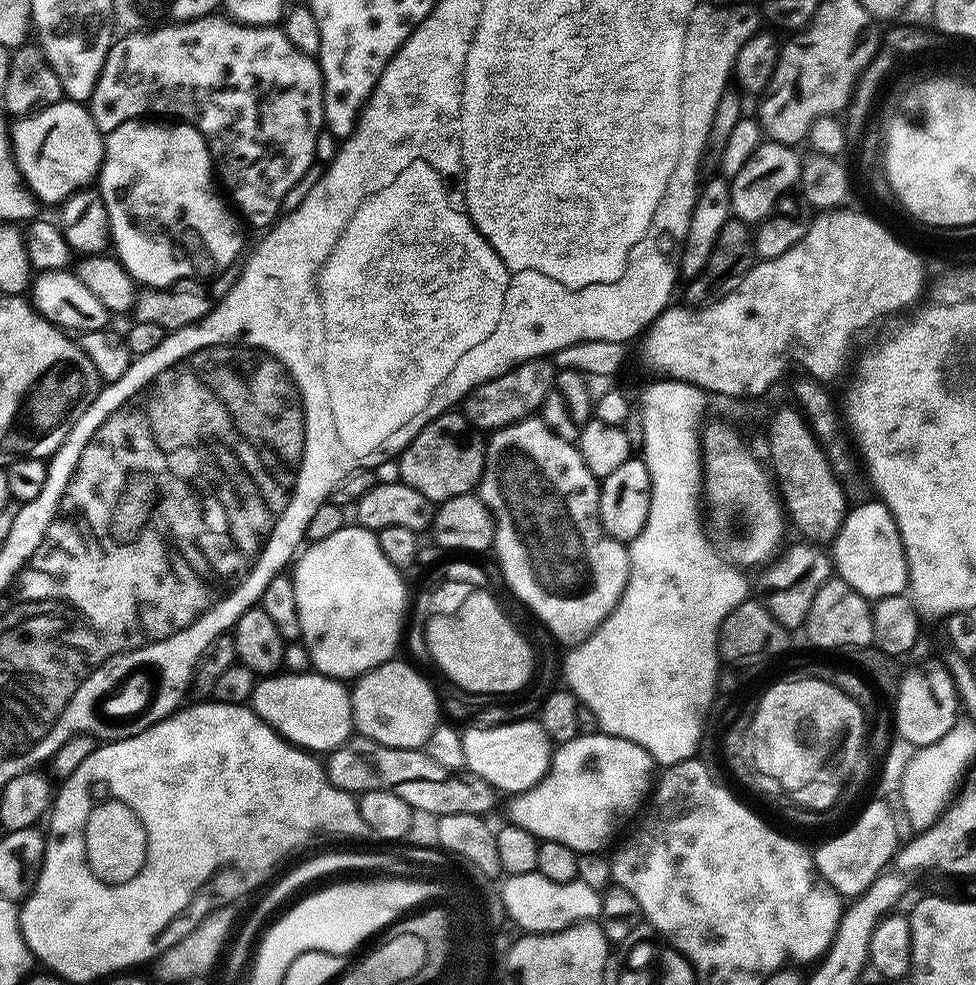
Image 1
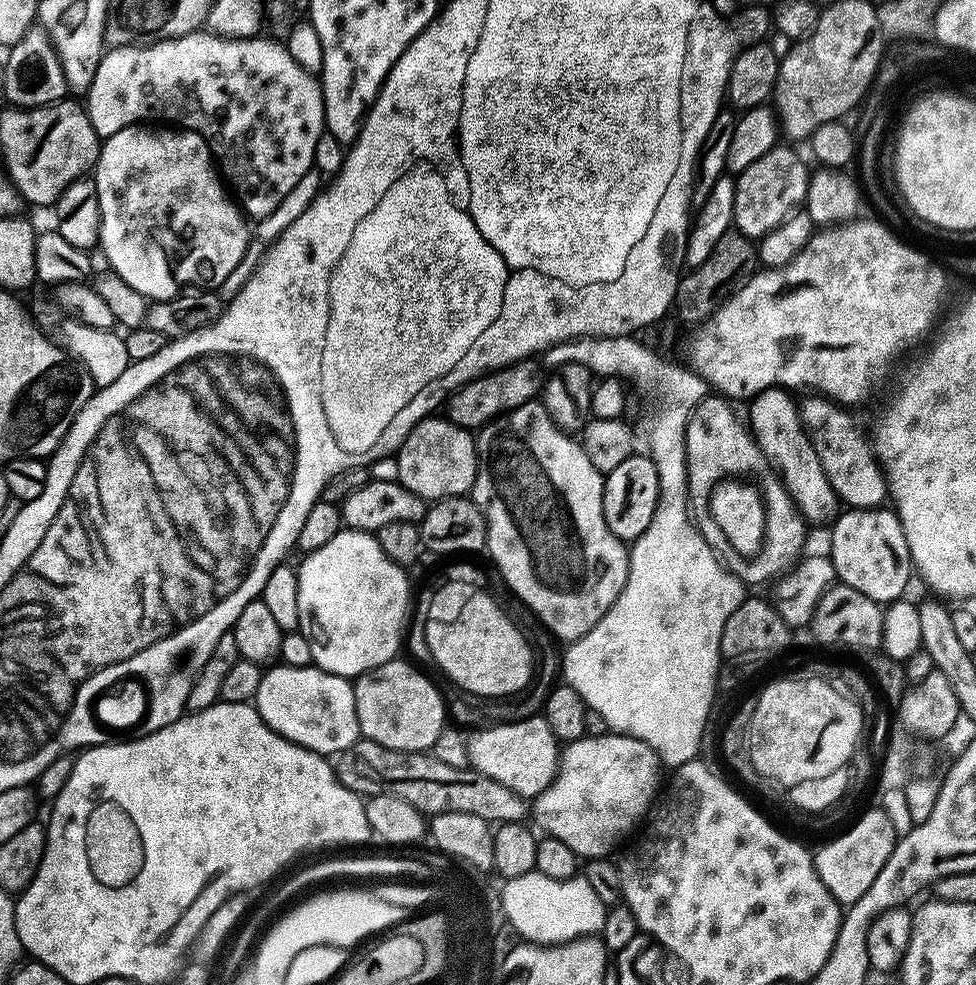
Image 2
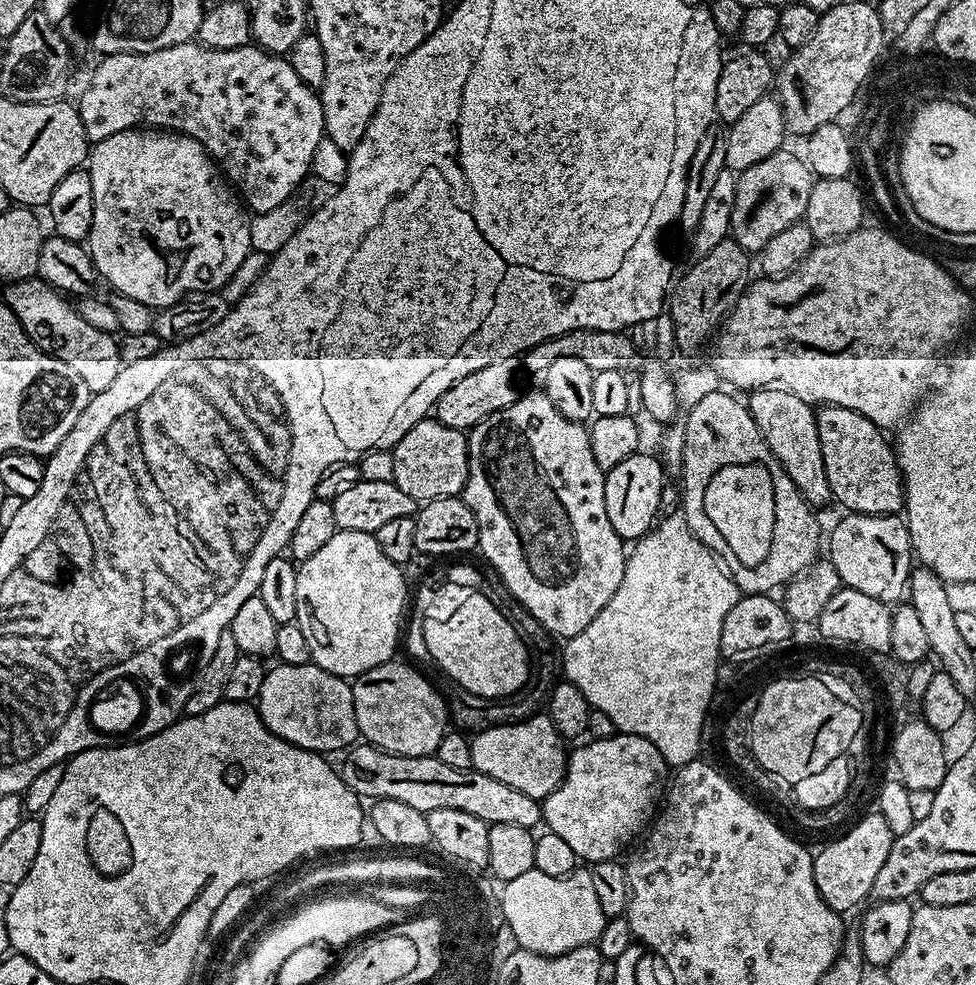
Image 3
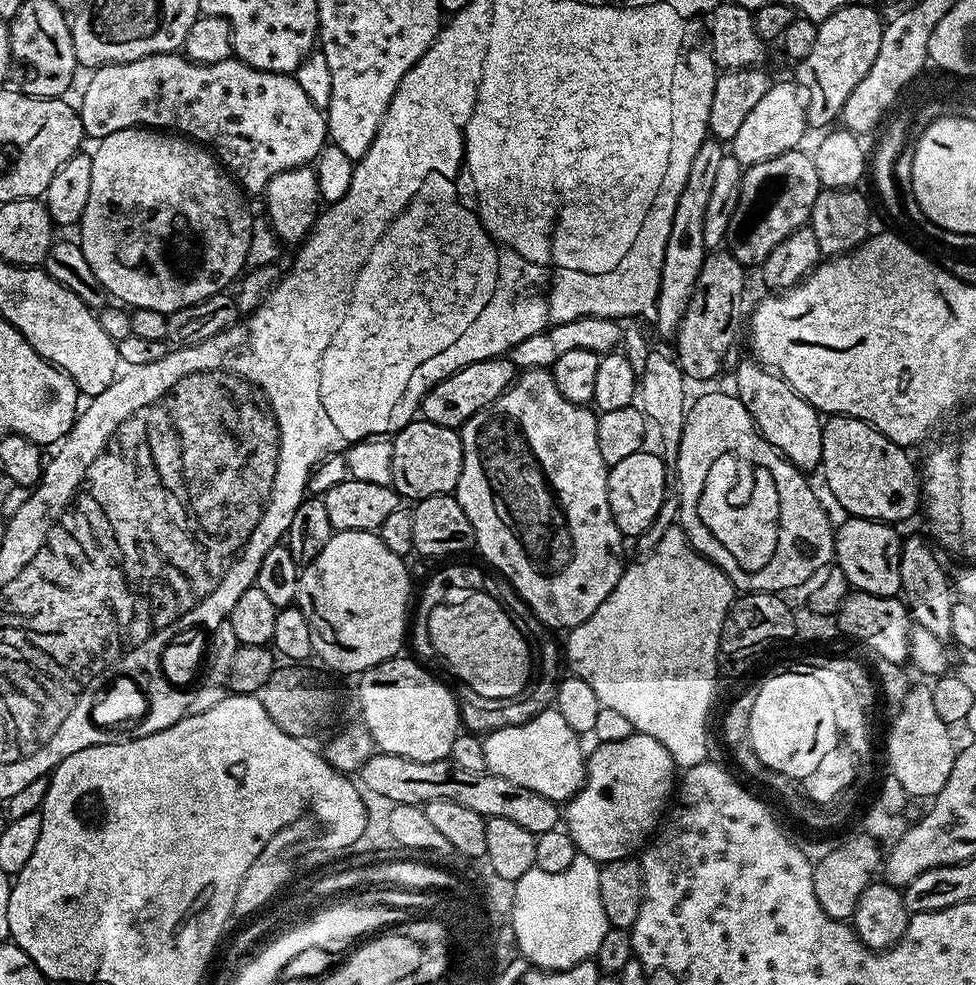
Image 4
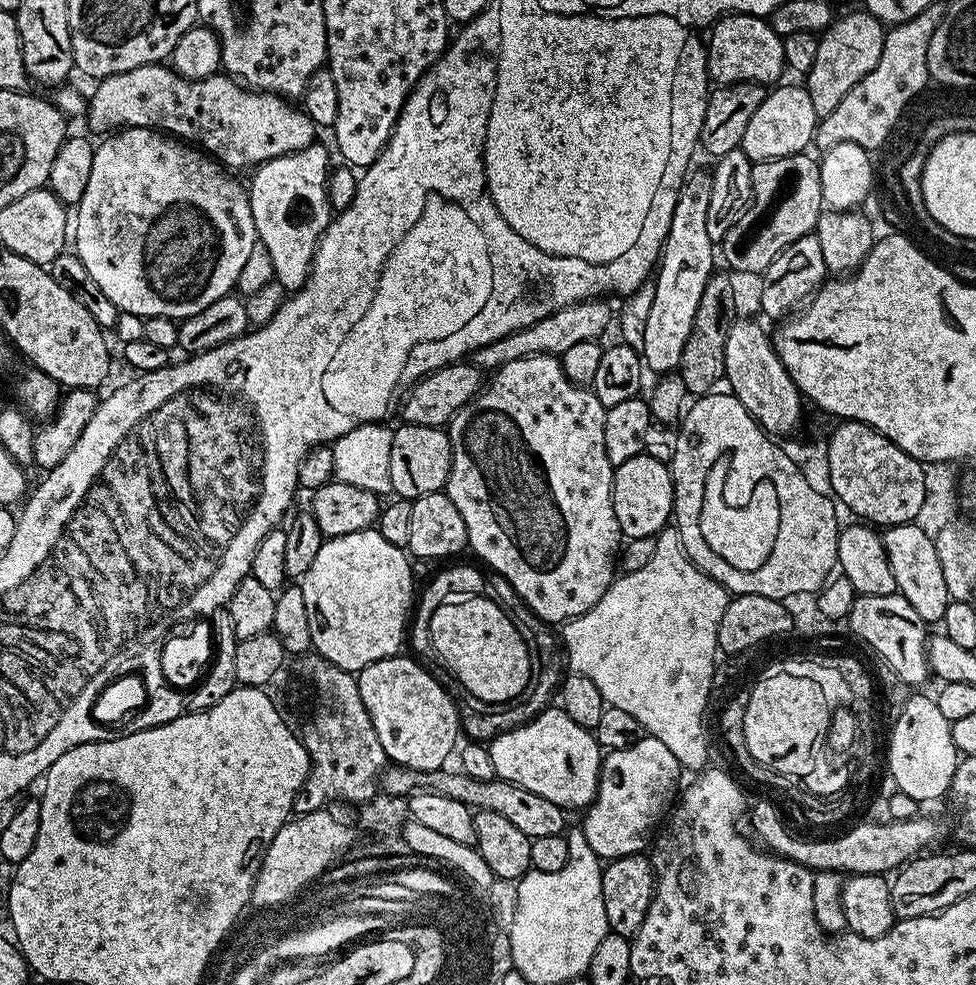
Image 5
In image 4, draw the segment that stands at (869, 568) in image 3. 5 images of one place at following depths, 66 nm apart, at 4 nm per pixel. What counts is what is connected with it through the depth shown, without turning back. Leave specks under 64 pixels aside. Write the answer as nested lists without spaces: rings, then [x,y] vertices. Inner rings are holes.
[[[845,519],[844,525],[835,529],[835,563],[846,574],[849,585],[857,592],[875,596],[896,596],[900,592],[900,545],[902,536],[890,524],[877,520]]]

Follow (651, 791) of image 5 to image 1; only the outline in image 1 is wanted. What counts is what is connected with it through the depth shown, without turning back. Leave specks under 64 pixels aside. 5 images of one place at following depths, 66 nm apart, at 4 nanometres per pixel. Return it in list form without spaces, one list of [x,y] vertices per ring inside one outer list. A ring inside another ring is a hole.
[[[599,730],[591,734],[573,735],[561,744],[564,745],[557,752],[551,753],[550,763],[540,779],[511,797],[512,805],[508,808],[512,815],[511,823],[540,840],[565,844],[577,854],[600,852],[603,844],[611,838],[616,823],[635,806],[640,792],[649,791],[654,761],[649,752],[629,740],[610,736]]]

